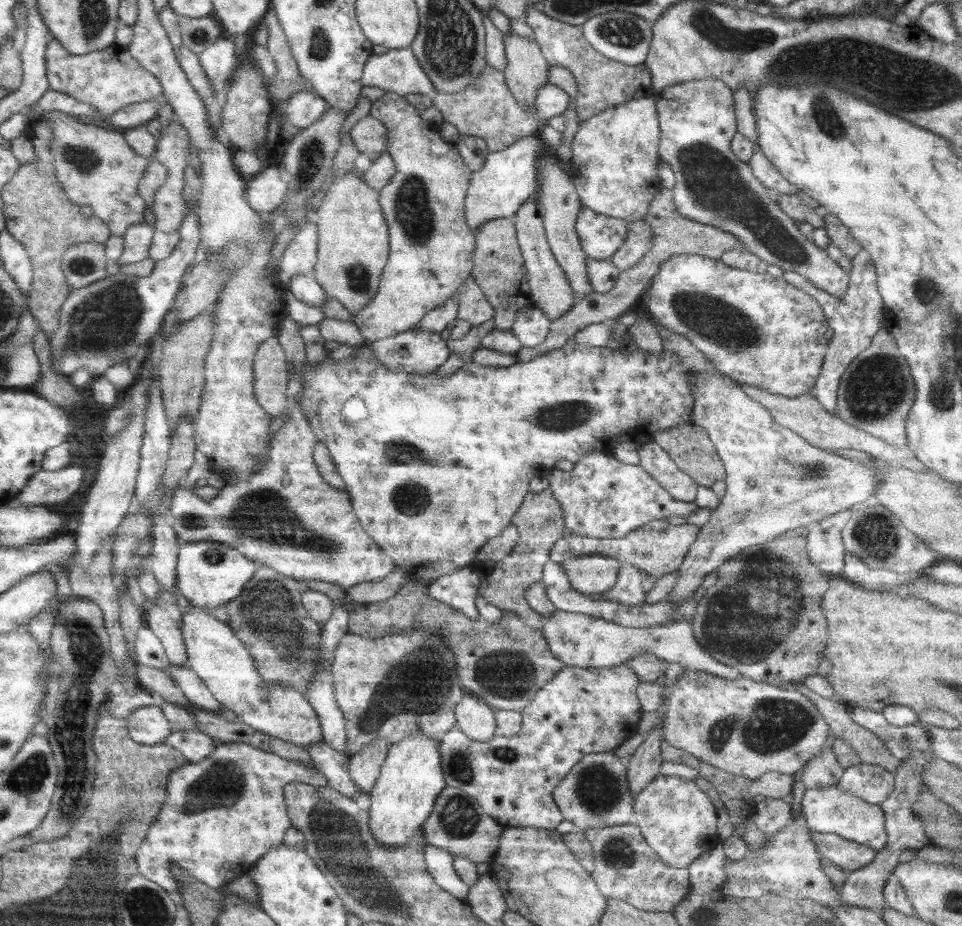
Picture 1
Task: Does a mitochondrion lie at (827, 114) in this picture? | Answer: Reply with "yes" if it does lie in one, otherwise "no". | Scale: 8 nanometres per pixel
yes

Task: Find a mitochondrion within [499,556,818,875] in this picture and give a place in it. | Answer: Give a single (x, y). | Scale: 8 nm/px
(768, 726)

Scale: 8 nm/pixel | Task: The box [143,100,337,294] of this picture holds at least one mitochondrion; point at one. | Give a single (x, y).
(312, 152)

